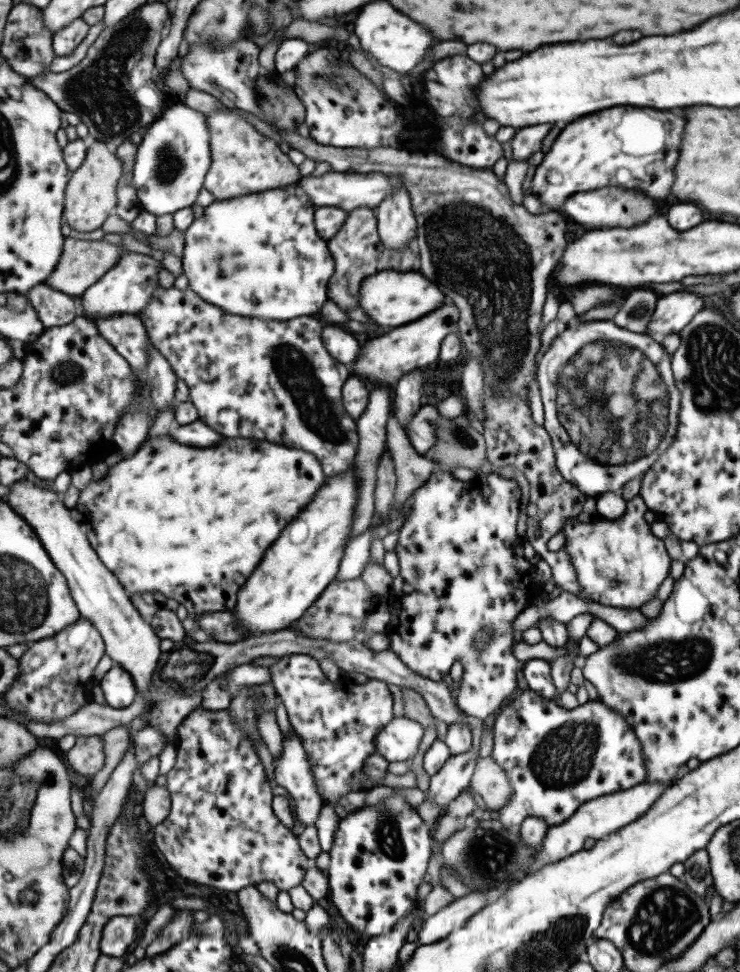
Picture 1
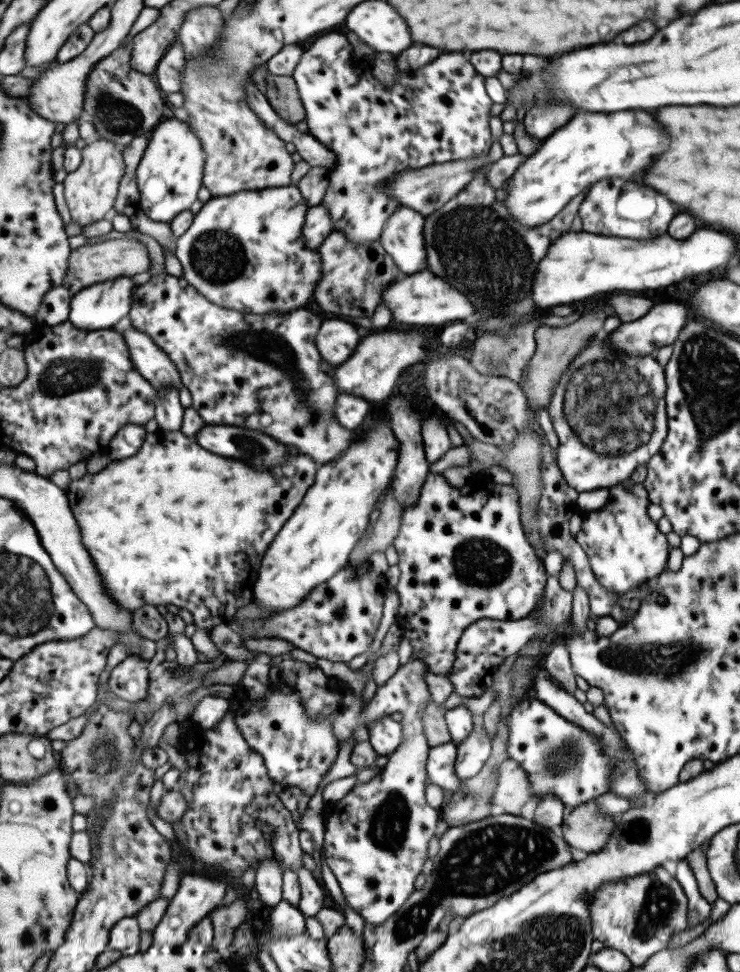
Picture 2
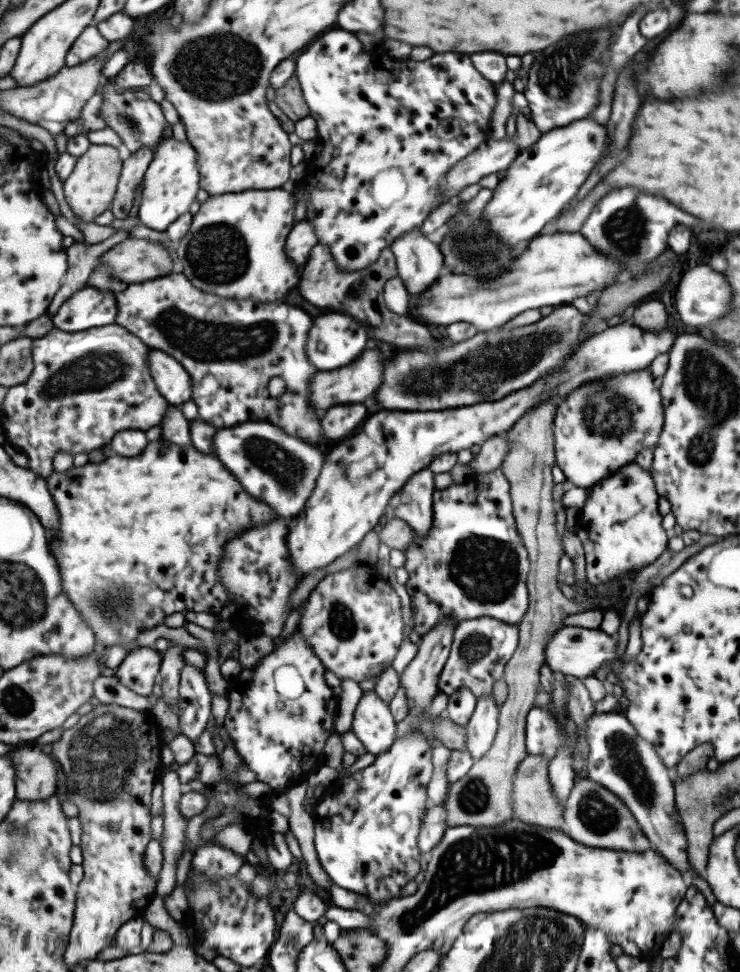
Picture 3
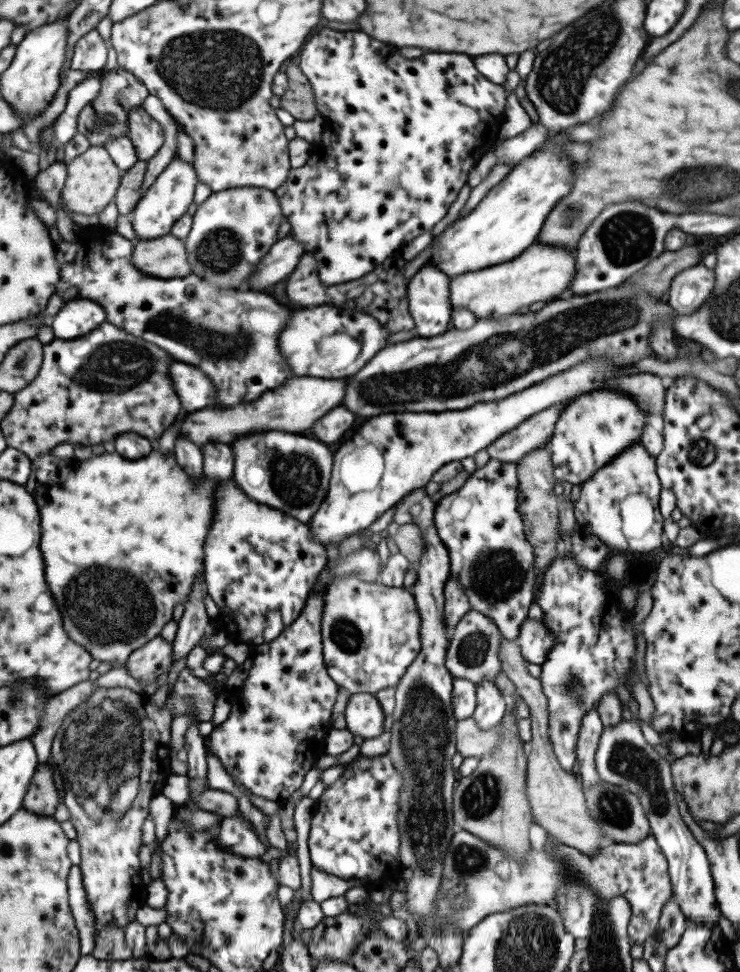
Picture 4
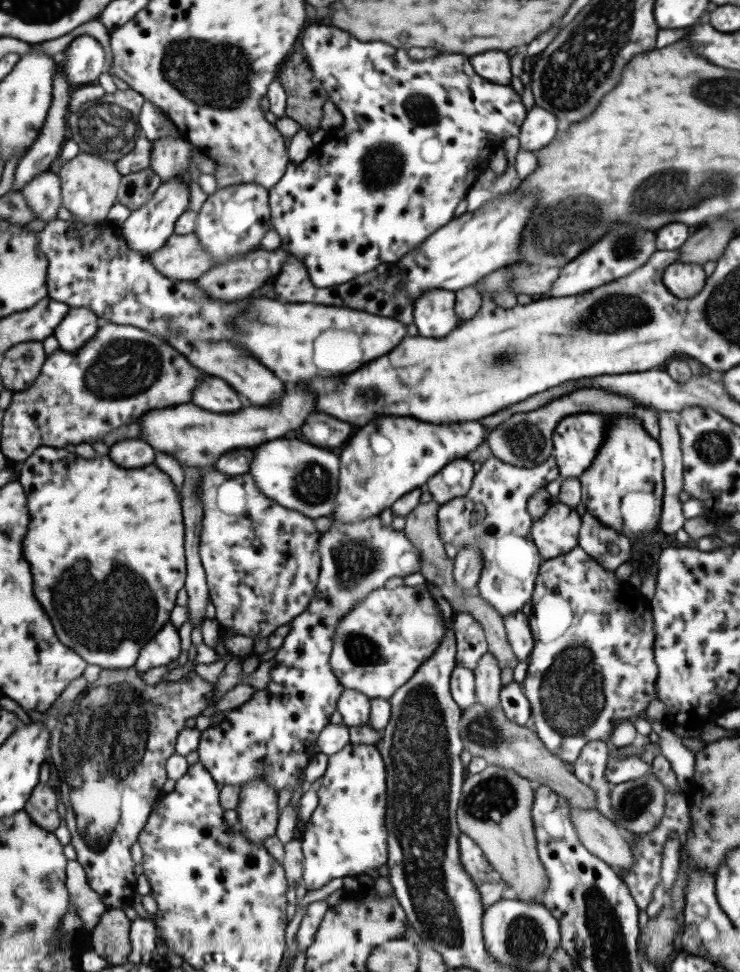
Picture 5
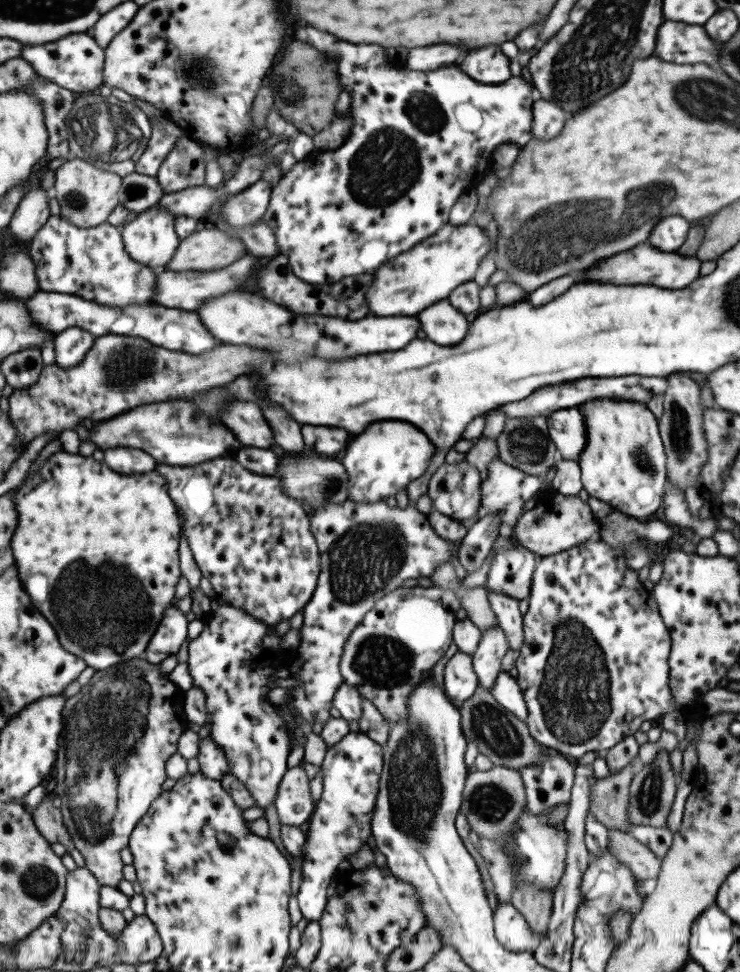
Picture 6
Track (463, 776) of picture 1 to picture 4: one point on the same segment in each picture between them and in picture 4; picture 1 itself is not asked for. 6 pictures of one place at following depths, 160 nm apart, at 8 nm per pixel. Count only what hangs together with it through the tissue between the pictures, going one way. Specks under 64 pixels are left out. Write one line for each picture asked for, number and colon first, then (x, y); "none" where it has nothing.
2: (471, 753)
3: (480, 730)
4: (490, 706)

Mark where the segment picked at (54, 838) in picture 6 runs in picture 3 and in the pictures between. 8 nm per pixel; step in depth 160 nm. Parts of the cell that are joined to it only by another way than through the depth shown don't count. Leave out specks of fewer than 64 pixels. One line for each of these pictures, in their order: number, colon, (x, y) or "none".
3: (36, 780)
4: (42, 798)
5: (42, 806)

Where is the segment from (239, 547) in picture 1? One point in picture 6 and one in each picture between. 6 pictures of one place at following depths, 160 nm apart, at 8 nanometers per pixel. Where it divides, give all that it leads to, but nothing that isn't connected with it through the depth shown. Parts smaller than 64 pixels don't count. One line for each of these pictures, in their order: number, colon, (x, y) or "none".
2: (177, 525)
3: (141, 538)
4: (127, 535)
5: (106, 542)
6: (77, 515)

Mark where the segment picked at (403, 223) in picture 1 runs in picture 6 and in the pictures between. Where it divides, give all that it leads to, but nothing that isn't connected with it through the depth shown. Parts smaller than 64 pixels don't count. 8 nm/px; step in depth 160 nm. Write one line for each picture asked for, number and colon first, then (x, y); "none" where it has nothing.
2: (401, 237)
3: (418, 260)
4: (427, 291)
5: (433, 310)
6: (443, 324)

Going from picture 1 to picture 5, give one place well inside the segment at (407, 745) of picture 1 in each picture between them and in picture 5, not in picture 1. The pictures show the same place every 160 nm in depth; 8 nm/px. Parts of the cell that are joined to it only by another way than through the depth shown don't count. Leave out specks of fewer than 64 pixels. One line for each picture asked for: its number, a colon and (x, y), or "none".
2: (384, 734)
3: (372, 724)
4: (363, 716)
5: (353, 707)

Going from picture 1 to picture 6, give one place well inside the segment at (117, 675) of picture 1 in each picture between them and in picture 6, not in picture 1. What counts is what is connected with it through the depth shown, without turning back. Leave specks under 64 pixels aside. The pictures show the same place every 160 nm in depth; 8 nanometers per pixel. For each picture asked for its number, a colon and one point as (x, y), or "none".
2: (130, 679)
3: (139, 670)
4: (146, 664)
5: (162, 651)
6: (169, 637)

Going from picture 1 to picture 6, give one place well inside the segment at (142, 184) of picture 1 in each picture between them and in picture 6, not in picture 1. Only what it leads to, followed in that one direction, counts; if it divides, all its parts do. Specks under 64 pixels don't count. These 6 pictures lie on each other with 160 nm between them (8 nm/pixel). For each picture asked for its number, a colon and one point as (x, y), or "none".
2: (170, 174)
3: (171, 181)
4: (167, 201)
5: (147, 229)
6: (151, 238)

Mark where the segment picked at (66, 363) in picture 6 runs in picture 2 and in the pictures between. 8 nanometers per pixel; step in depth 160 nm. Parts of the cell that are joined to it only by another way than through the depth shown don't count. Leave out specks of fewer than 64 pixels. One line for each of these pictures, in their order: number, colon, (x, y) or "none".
2: (100, 306)
3: (89, 308)
4: (80, 316)
5: (82, 324)

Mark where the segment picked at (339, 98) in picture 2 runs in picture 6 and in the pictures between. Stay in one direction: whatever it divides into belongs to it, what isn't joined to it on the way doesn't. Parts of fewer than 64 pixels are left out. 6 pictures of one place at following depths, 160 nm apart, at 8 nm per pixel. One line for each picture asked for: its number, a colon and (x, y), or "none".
3: (366, 186)
4: (399, 136)
5: (412, 129)
6: (416, 140)

